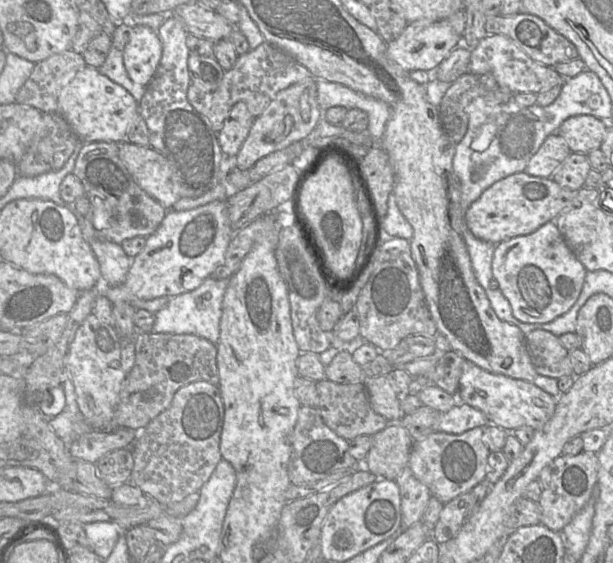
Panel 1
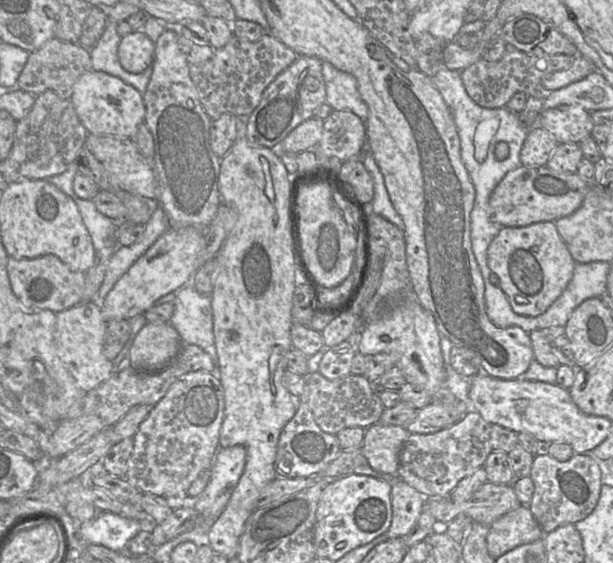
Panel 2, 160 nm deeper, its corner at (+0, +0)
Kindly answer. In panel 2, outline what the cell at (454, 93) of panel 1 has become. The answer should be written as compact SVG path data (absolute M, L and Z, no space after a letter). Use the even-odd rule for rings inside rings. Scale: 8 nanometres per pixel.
M506 44L506 51L499 61L489 62L481 58L461 71L461 79L467 94L476 104L489 109L502 108L517 92L525 93L527 96L539 94L542 91L542 79L553 72L568 69L573 59L574 57L563 54L525 53Z

